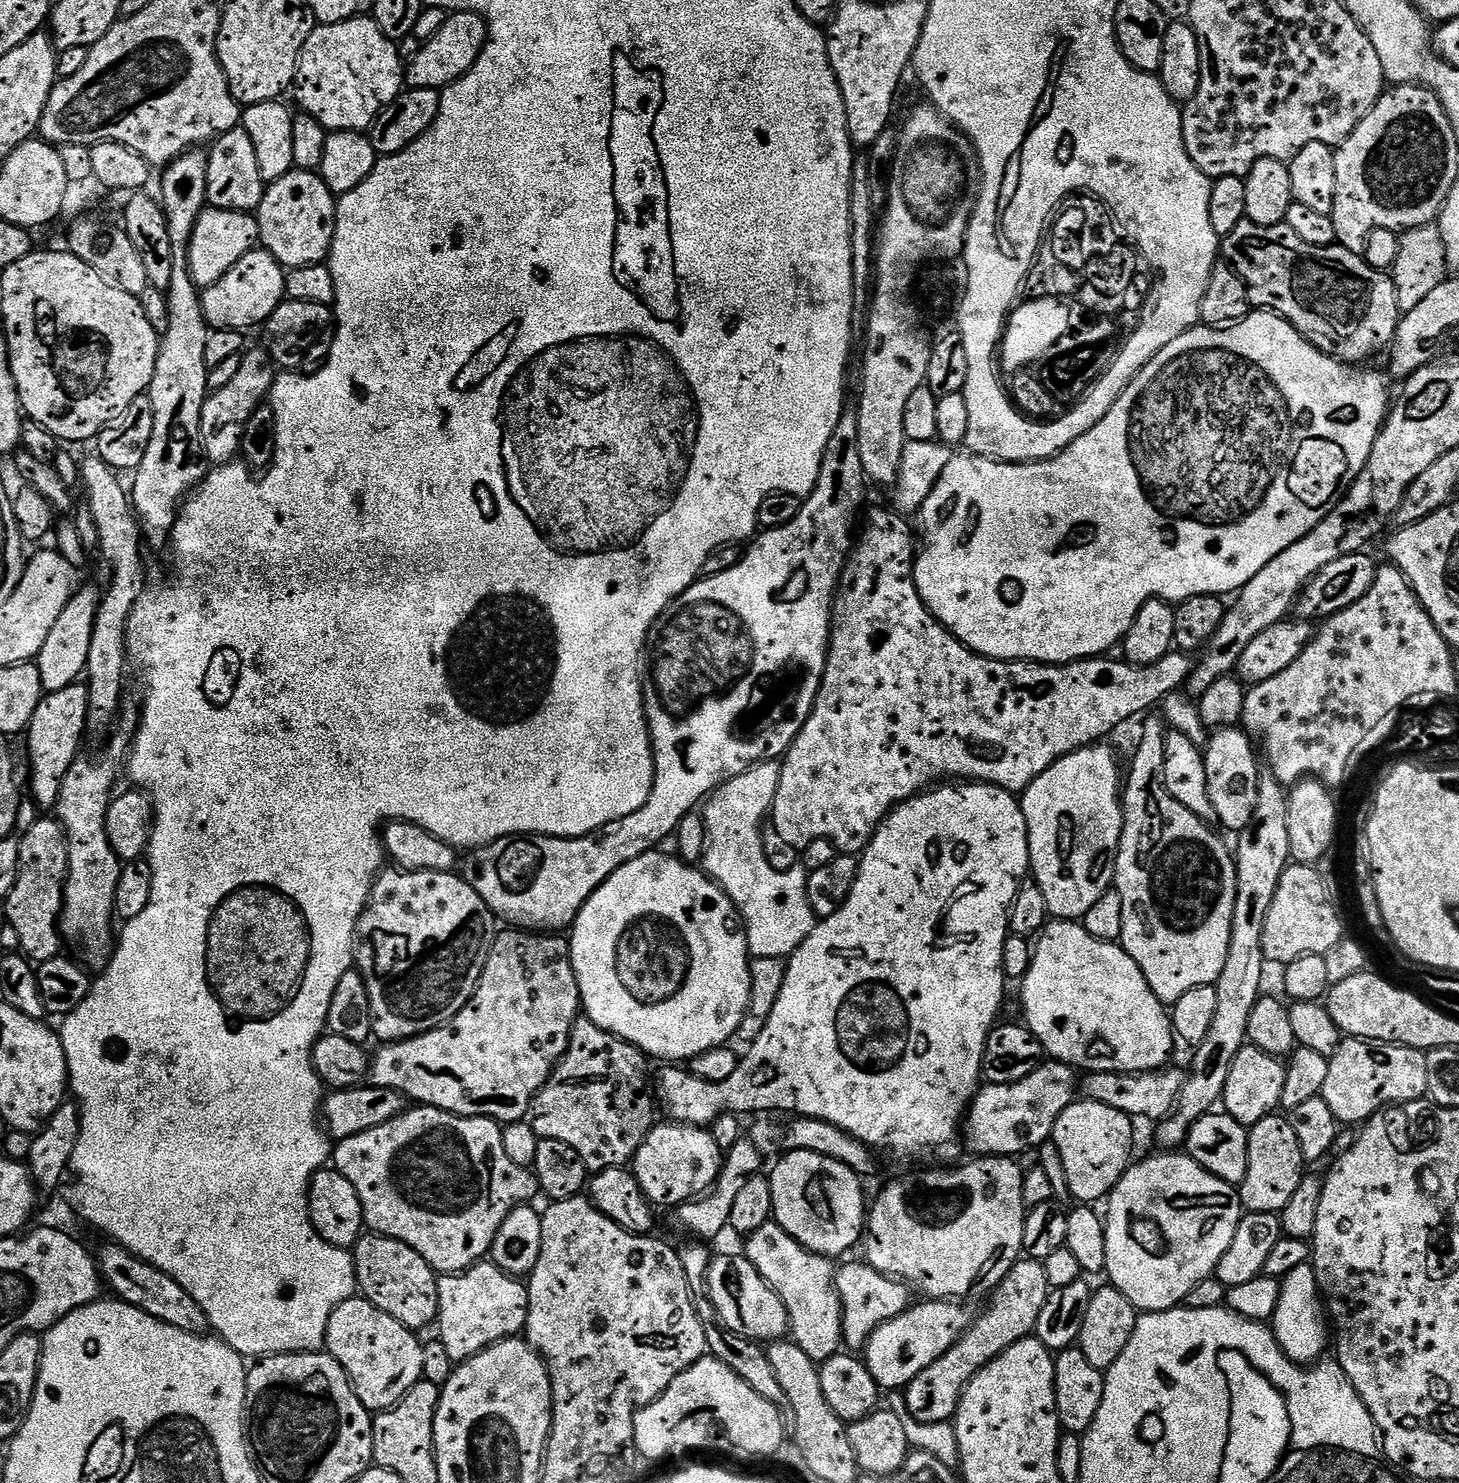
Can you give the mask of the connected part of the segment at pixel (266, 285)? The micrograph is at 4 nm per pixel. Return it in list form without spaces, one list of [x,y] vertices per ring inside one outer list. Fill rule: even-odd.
[[[253,250],[247,252],[242,259],[234,262],[218,282],[209,288],[203,289],[200,305],[204,311],[204,321],[209,329],[235,328],[249,330],[255,326],[262,326],[274,314],[279,304],[284,303],[286,293],[284,290],[284,277],[286,269],[279,264],[269,252]]]

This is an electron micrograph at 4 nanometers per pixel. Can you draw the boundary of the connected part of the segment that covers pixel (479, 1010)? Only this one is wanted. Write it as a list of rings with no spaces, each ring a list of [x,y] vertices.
[[[504,930],[496,937],[496,941],[490,946],[490,954],[486,958],[486,966],[482,970],[482,978],[466,1006],[457,1016],[450,1018],[442,1026],[434,1030],[424,1032],[421,1036],[415,1036],[409,1040],[397,1040],[385,1043],[377,1050],[376,1056],[370,1060],[370,1080],[372,1084],[377,1084],[390,1090],[398,1090],[409,1101],[420,1106],[430,1108],[441,1108],[447,1112],[453,1112],[459,1116],[487,1116],[501,1125],[515,1124],[523,1121],[529,1115],[532,1107],[532,1100],[539,1094],[544,1083],[548,1081],[548,1075],[552,1069],[564,1056],[568,1049],[572,1026],[576,1023],[582,1012],[580,1003],[580,979],[576,977],[576,971],[572,965],[572,950],[567,939],[564,940],[560,934],[541,934],[536,930]]]

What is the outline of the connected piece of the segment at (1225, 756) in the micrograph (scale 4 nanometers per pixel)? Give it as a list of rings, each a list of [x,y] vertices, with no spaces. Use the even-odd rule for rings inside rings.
[[[1239,727],[1221,728],[1209,736],[1212,737],[1204,748],[1204,761],[1206,778],[1210,782],[1210,802],[1214,802],[1218,824],[1229,828],[1232,834],[1238,834],[1250,826],[1250,818],[1254,818],[1254,806],[1258,806],[1258,786],[1262,775],[1262,768],[1256,765],[1258,752],[1248,733]]]

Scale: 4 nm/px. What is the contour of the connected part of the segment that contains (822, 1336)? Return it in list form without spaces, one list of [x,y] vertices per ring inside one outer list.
[[[775,1222],[762,1226],[762,1230],[747,1237],[745,1244],[748,1245],[742,1248],[743,1255],[786,1306],[791,1339],[814,1361],[823,1362],[837,1355],[844,1338],[842,1302],[836,1289],[837,1265],[832,1265],[835,1263],[829,1257],[802,1247]]]

